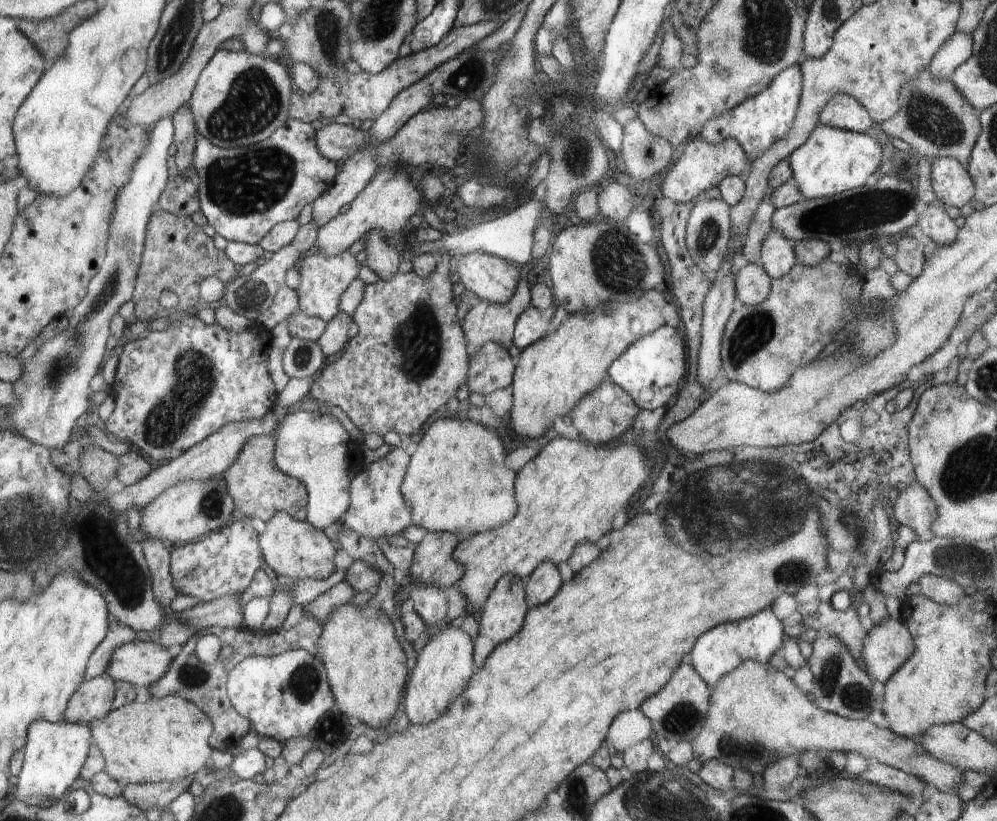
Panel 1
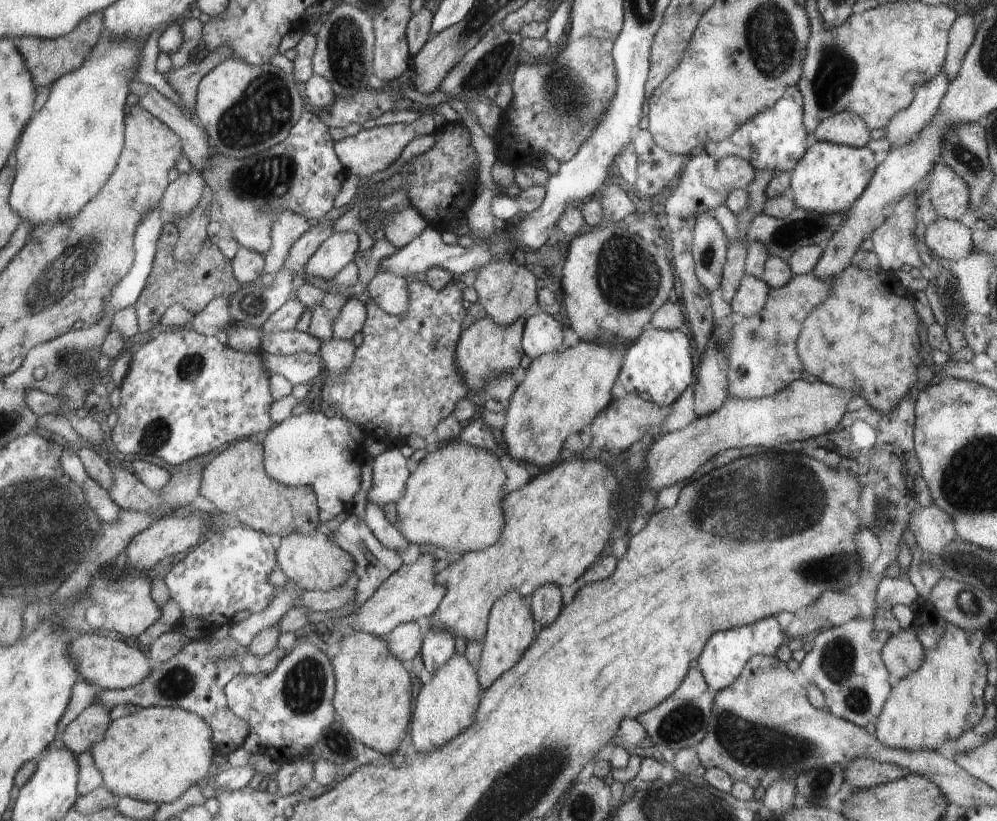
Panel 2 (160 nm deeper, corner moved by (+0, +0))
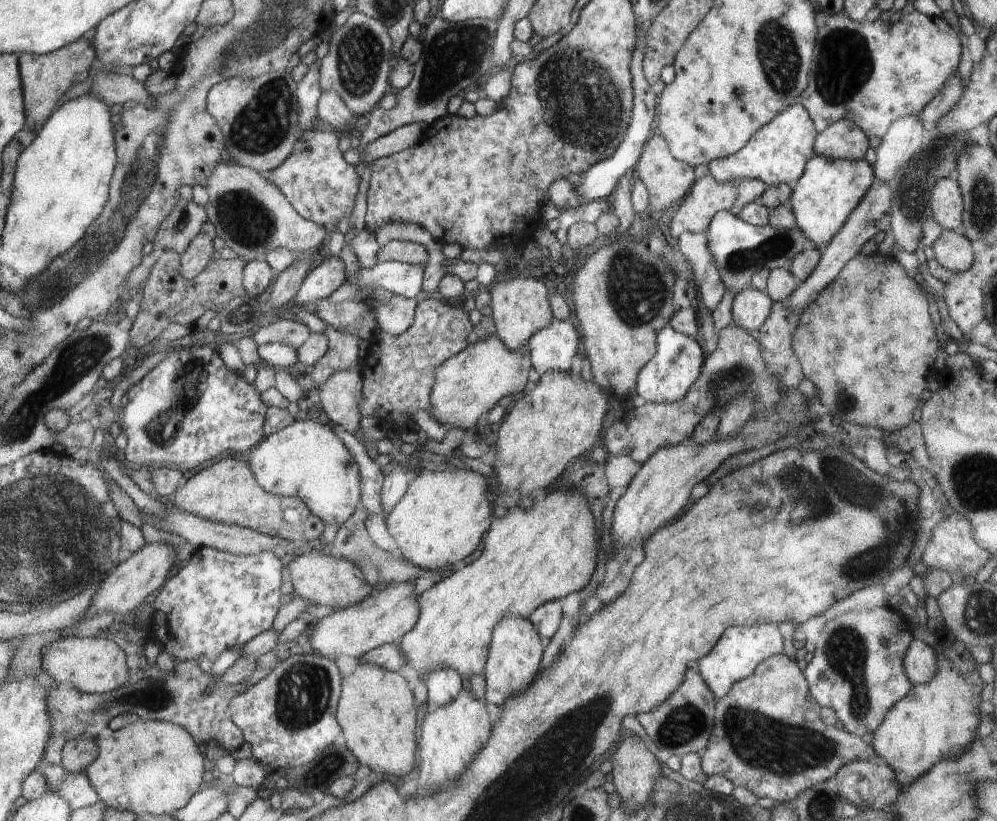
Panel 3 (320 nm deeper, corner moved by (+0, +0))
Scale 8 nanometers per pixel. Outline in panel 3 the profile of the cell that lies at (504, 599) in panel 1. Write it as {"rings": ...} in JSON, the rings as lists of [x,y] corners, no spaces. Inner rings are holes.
{"rings":[[[507,617],[494,628],[492,644],[488,648],[488,664],[484,672],[487,704],[502,707],[511,697],[521,695],[534,682],[540,670],[542,646],[540,636],[529,619]]]}

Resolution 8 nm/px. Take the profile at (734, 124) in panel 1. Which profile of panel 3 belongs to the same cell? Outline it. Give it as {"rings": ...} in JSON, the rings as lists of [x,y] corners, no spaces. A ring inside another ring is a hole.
{"rings":[[[796,102],[788,111],[778,115],[738,151],[724,159],[708,164],[711,175],[722,183],[736,180],[761,180],[766,186],[787,184],[791,189],[801,180],[810,159],[816,154],[815,140],[818,136],[809,111],[803,104]]]}

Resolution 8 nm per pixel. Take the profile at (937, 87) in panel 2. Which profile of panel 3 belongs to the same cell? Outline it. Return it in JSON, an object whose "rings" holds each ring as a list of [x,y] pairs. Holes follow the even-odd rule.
{"rings":[[[919,115],[905,116],[895,121],[875,150],[877,178],[881,181],[894,179],[919,153],[926,137]]]}

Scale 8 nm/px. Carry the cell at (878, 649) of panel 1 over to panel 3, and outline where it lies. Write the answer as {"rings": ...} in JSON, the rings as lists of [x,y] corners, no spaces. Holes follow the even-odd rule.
{"rings":[[[915,638],[903,661],[910,682],[918,684],[934,681],[938,660],[938,655],[930,645]]]}

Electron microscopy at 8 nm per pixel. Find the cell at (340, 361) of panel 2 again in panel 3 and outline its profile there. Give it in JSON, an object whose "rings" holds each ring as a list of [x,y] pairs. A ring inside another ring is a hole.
{"rings":[[[354,368],[335,371],[318,390],[321,411],[326,413],[330,421],[356,436],[361,430],[359,404],[362,389],[362,371]]]}

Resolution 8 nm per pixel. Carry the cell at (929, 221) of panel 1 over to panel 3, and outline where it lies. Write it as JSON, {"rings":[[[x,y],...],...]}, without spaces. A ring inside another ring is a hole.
{"rings":[[[943,229],[932,248],[936,262],[955,274],[967,271],[974,264],[972,245],[963,234]]]}

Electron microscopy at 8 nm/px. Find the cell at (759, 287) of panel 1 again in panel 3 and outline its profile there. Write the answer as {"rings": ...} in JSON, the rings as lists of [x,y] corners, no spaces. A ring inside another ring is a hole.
{"rings":[[[746,286],[733,298],[732,326],[754,334],[766,324],[773,308],[774,302],[766,293]]]}

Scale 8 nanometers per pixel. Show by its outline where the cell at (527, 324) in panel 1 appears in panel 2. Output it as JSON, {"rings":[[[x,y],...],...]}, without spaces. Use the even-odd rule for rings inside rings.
{"rings":[[[548,313],[536,314],[525,322],[521,344],[530,359],[561,350],[562,324],[558,322],[556,326],[556,320]]]}

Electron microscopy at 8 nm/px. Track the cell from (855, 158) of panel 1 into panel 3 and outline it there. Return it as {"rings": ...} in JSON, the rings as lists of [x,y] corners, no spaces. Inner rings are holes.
{"rings":[[[815,154],[809,160],[801,180],[795,183],[788,206],[795,216],[797,228],[803,236],[822,250],[845,226],[854,210],[873,186],[874,172],[866,160],[854,162]]]}

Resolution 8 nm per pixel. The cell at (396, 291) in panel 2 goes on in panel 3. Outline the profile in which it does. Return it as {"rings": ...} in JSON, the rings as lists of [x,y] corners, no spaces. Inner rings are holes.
{"rings":[[[393,295],[388,304],[374,303],[374,314],[379,328],[394,336],[404,334],[412,324],[417,300]]]}

